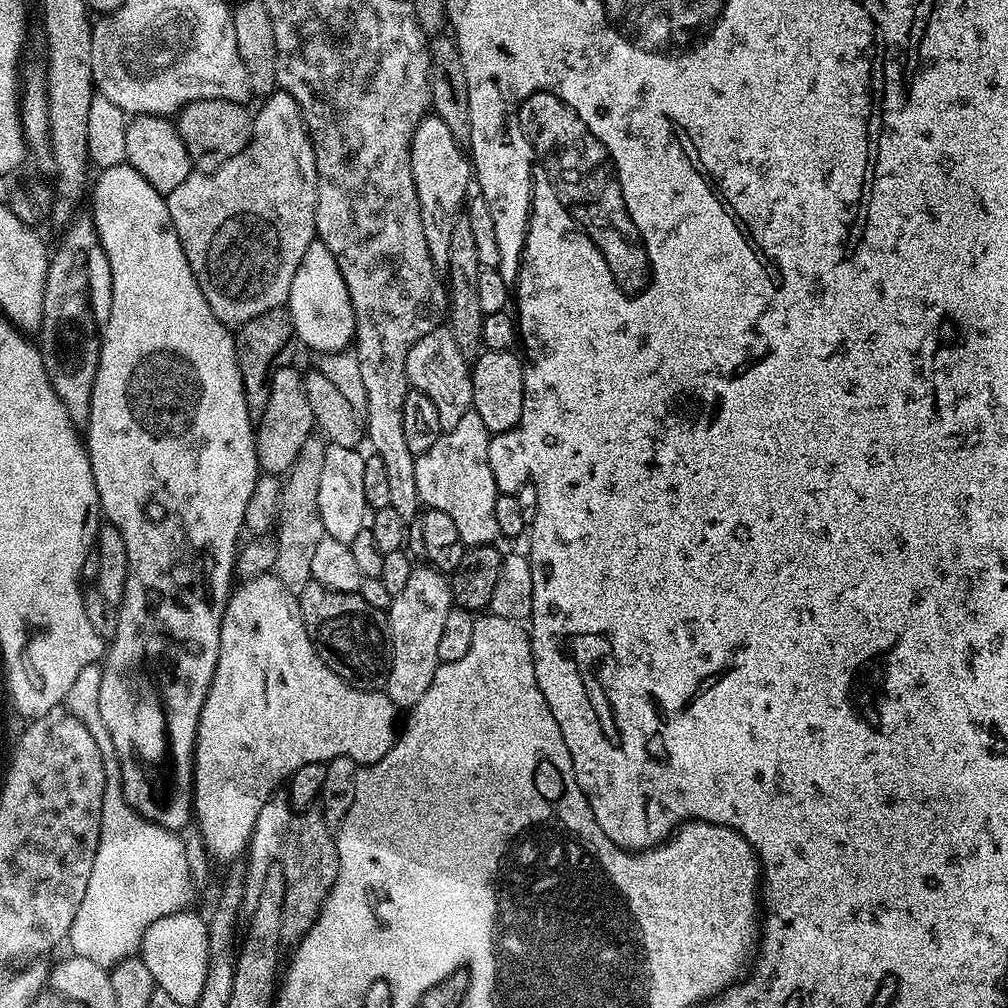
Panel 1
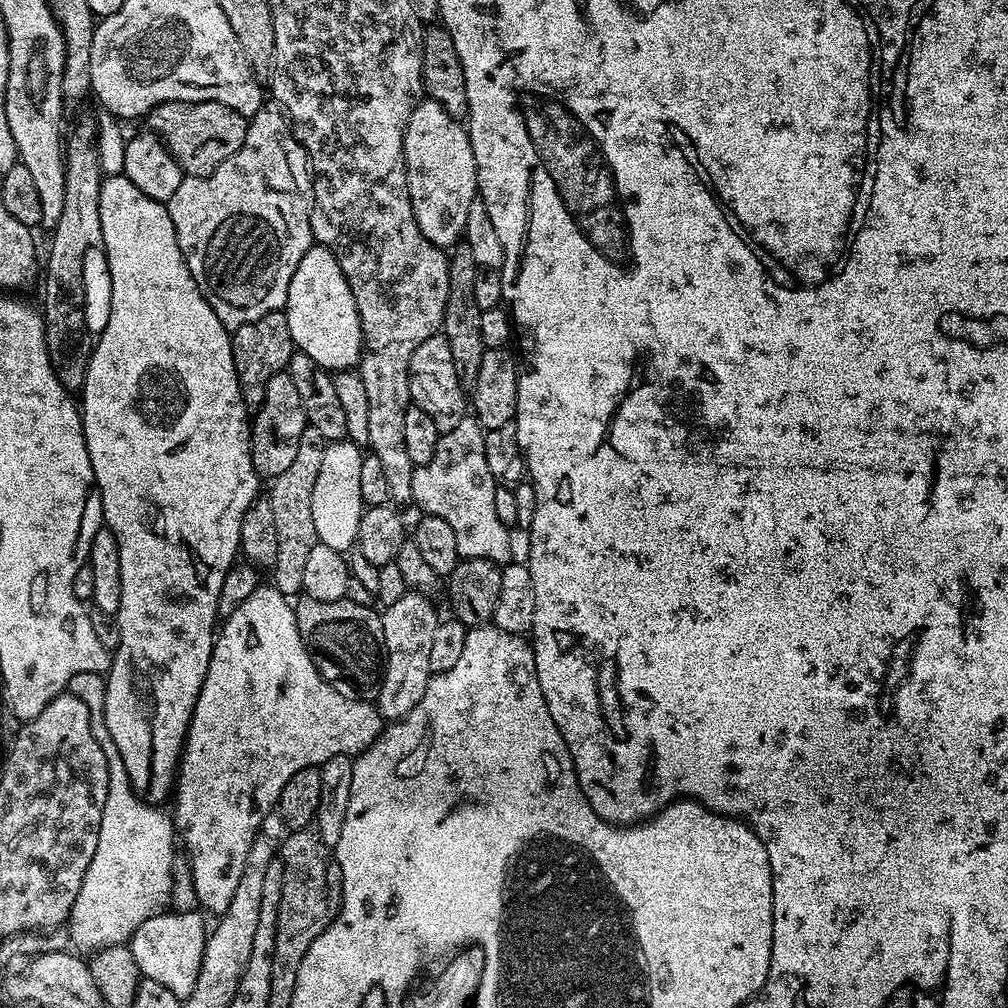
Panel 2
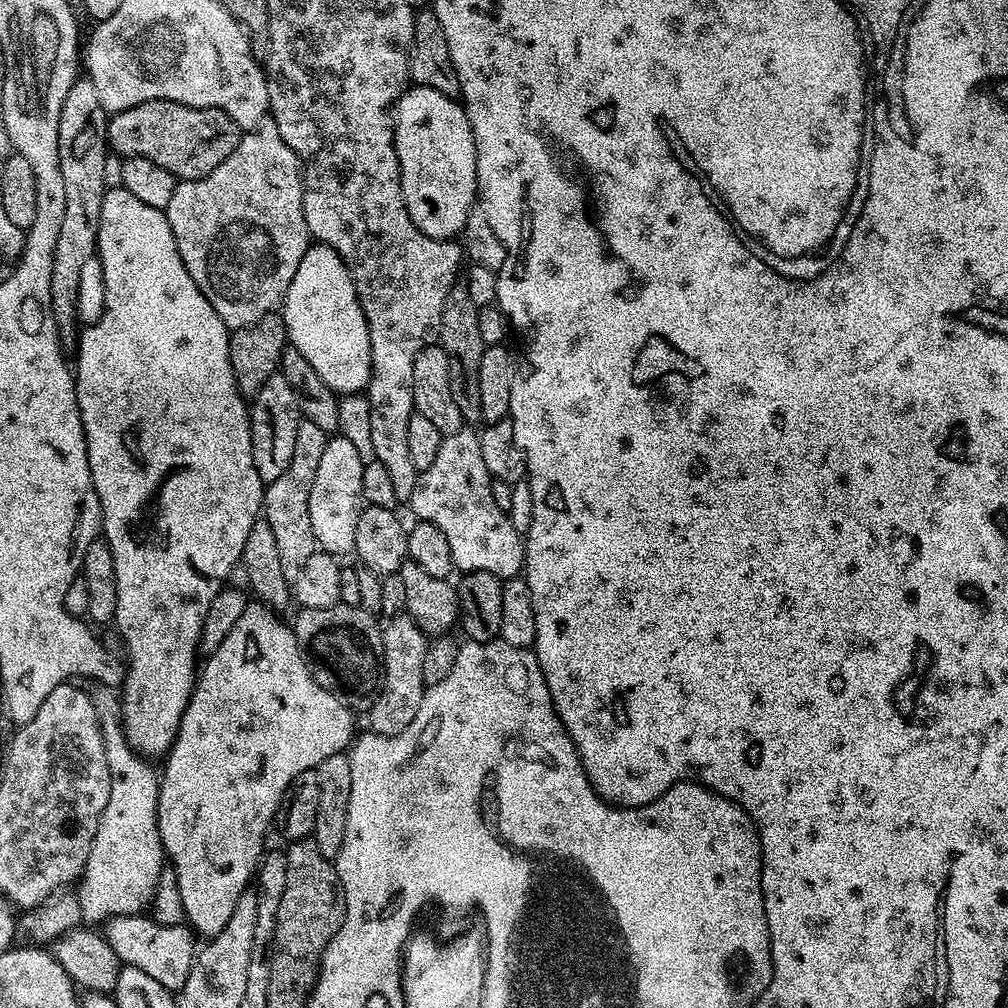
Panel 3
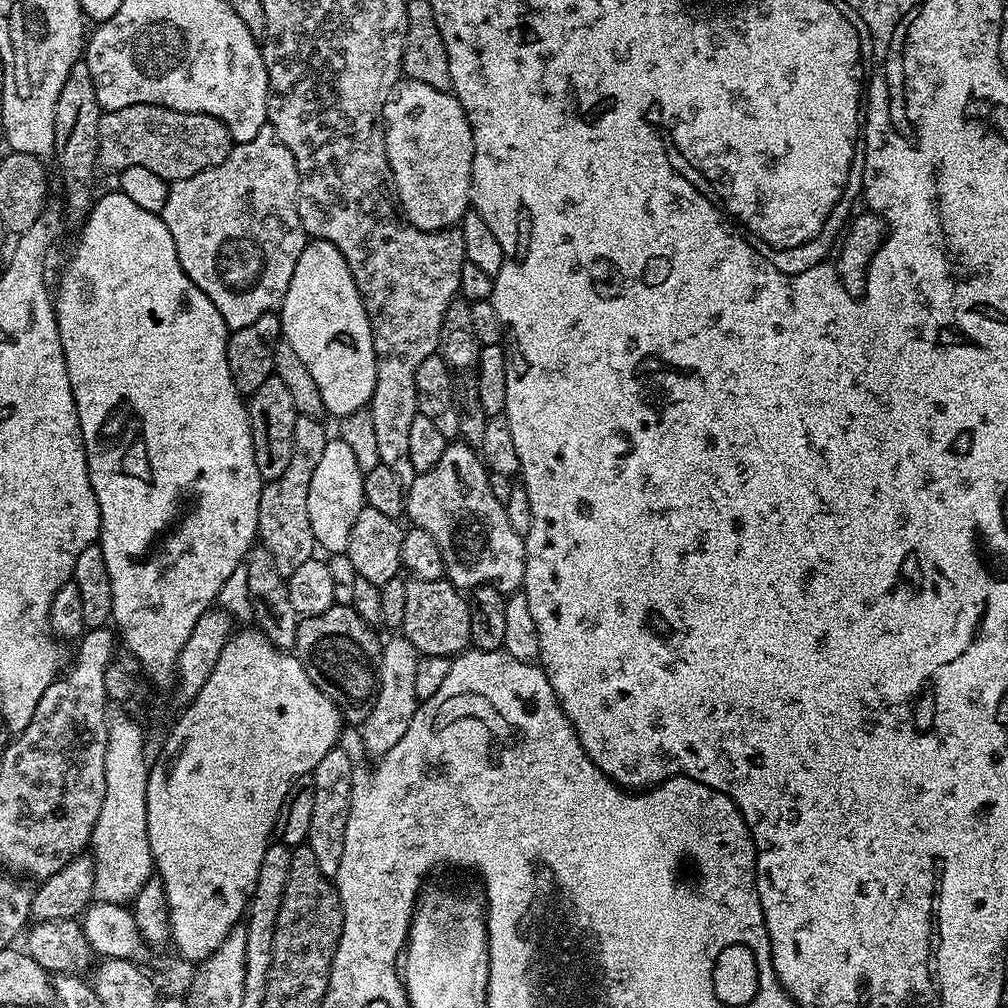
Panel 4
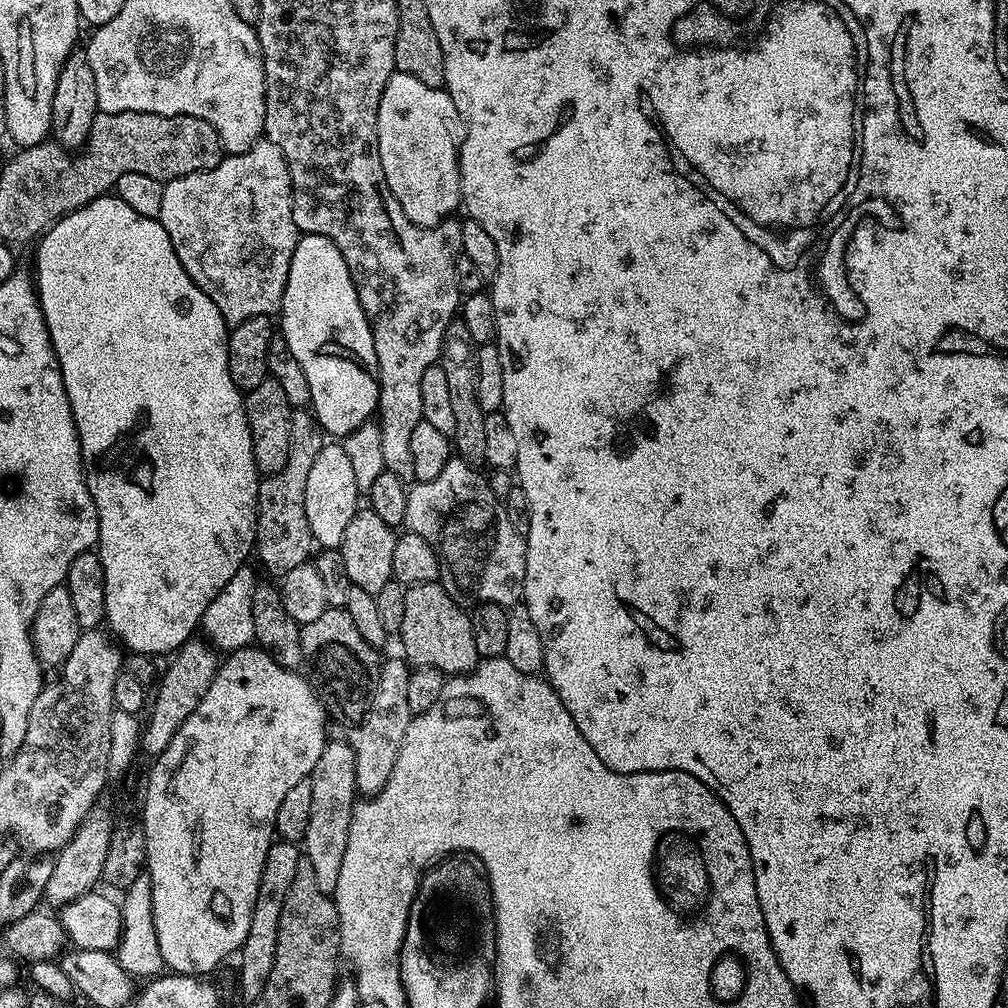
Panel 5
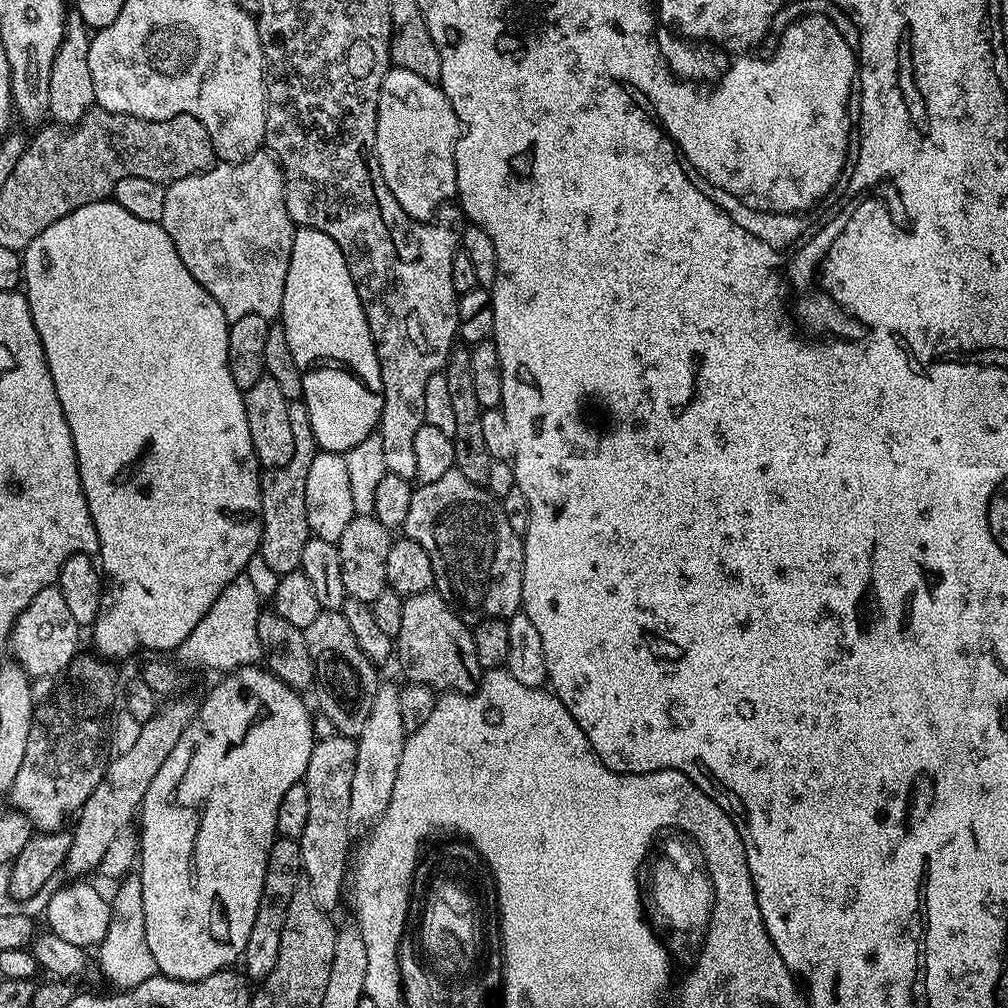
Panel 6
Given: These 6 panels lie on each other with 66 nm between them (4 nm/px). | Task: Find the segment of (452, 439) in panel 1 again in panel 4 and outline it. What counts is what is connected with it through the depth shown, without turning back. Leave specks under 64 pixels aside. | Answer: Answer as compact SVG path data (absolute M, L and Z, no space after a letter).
M450 442L446 450L442 450L442 458L438 458L430 470L416 475L414 482L407 485L404 497L404 511L411 527L426 530L434 542L438 542L438 550L442 550L444 574L456 588L471 590L483 584L494 586L505 594L519 592L524 586L524 537L516 533L510 526L510 518L506 514L504 504L490 494L489 471L480 458L480 453L471 444Z

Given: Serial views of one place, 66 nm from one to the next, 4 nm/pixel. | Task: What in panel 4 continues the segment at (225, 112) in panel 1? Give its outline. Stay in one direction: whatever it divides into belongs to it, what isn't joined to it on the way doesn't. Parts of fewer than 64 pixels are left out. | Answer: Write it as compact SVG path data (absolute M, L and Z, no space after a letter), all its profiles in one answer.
M135 104L122 106L118 110L101 111L98 122L98 161L101 169L112 174L119 174L130 166L146 166L146 170L158 174L158 178L166 181L194 178L194 174L202 174L202 170L210 170L222 162L230 154L234 141L230 130L218 118L210 114L194 114L163 108L157 104Z

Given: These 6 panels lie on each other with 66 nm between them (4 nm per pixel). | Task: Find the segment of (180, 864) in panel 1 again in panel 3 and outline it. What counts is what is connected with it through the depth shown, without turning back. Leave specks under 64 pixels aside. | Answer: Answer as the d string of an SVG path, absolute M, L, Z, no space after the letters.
M98 683L91 687L90 695L102 730L102 746L106 746L110 799L106 810L102 810L98 834L94 834L94 846L90 846L90 858L86 858L84 875L78 881L81 914L89 925L100 926L109 917L143 913L156 892L150 911L155 921L179 924L184 920L184 907L175 871L167 870L160 876L160 871L166 868L166 857L156 825L156 795L160 792L157 769L150 768L145 757L129 746L117 689Z

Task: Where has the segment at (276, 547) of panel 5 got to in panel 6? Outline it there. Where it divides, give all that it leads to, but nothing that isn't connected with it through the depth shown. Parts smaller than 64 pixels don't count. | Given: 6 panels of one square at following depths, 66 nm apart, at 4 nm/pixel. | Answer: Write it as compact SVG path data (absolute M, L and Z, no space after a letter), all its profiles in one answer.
M303 399L290 403L290 431L294 433L294 458L290 458L286 466L267 469L260 477L262 534L258 553L279 577L300 568L302 552L310 537L306 518L306 473L310 471L310 462L314 462L318 449Z

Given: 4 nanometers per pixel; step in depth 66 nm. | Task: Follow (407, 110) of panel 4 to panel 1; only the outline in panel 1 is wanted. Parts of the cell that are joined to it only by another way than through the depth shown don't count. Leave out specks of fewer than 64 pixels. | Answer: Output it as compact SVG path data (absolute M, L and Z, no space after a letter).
M435 114L425 116L414 130L410 146L410 170L414 174L414 190L418 194L426 246L430 246L432 261L437 269L447 269L450 230L454 230L454 222L462 215L469 195L468 184L470 188L474 180L474 169L465 149L456 141L454 134L450 134L446 122Z

